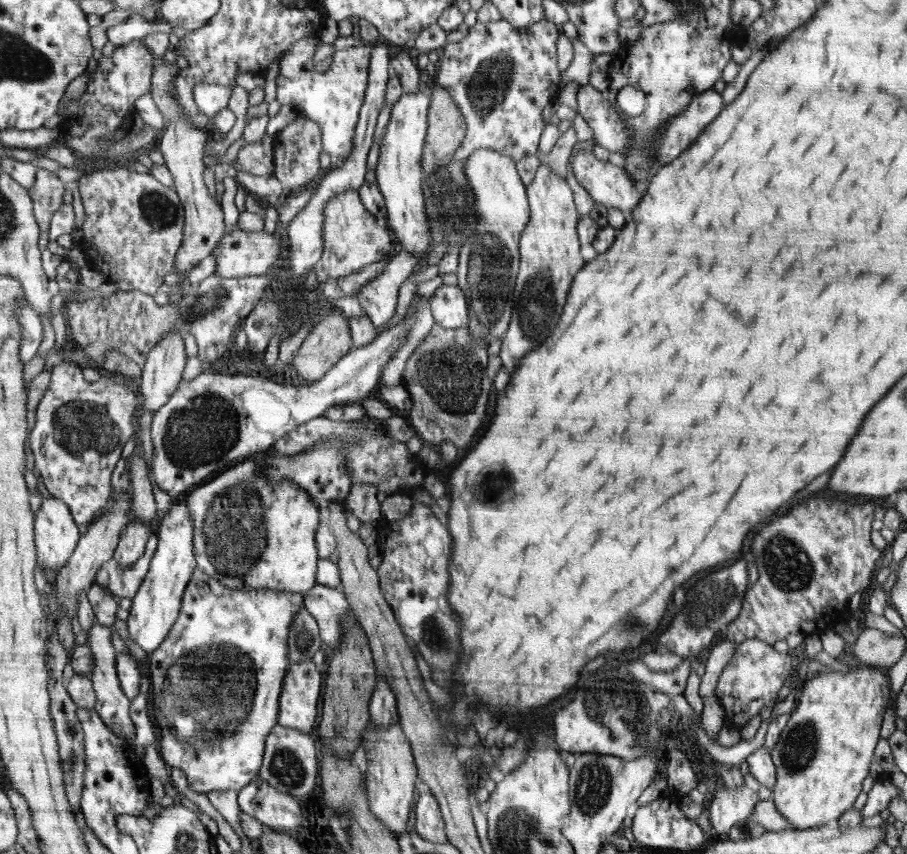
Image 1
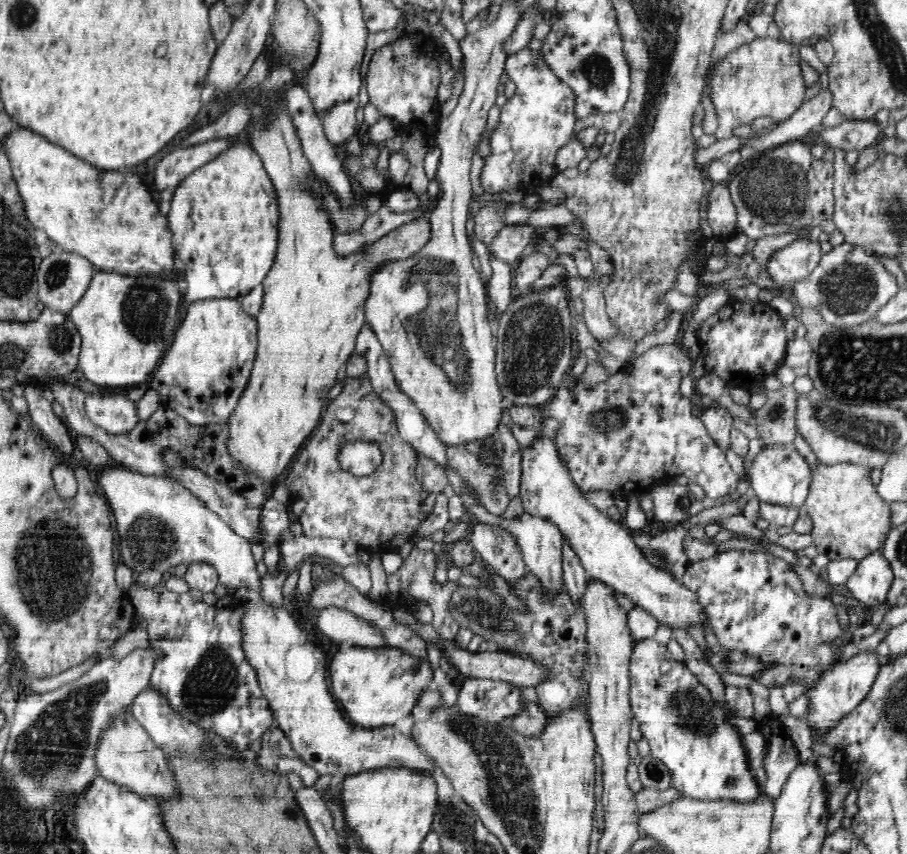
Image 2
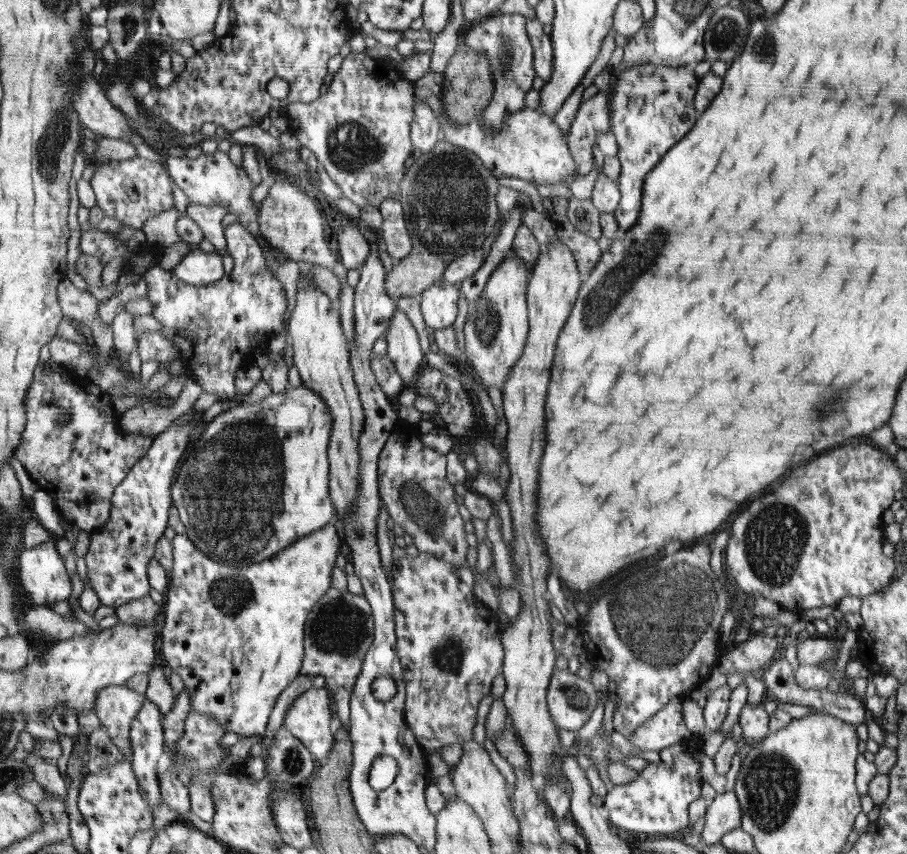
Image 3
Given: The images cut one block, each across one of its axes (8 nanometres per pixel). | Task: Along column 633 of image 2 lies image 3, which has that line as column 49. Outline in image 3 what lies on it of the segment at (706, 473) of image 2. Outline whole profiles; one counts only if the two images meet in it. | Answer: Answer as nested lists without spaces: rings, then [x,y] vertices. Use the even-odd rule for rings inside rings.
[[[51,359],[42,362],[34,370],[34,381],[30,384],[25,399],[26,430],[22,432],[22,444],[16,448],[14,455],[30,478],[38,484],[39,490],[89,505],[98,500],[111,500],[114,490],[125,480],[129,470],[149,452],[153,438],[142,434],[120,434],[108,393],[102,394],[100,387],[92,384],[90,390],[86,390],[82,388],[82,384],[84,380],[76,376],[74,370]]]

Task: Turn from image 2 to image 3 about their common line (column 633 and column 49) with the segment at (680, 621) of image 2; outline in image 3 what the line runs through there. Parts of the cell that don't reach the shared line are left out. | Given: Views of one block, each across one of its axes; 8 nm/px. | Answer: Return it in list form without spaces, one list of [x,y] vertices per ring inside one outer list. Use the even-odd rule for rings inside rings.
[[[54,535],[49,542],[21,552],[18,581],[27,590],[30,602],[34,602],[35,607],[69,600],[72,594],[70,578],[64,558],[56,550]]]

